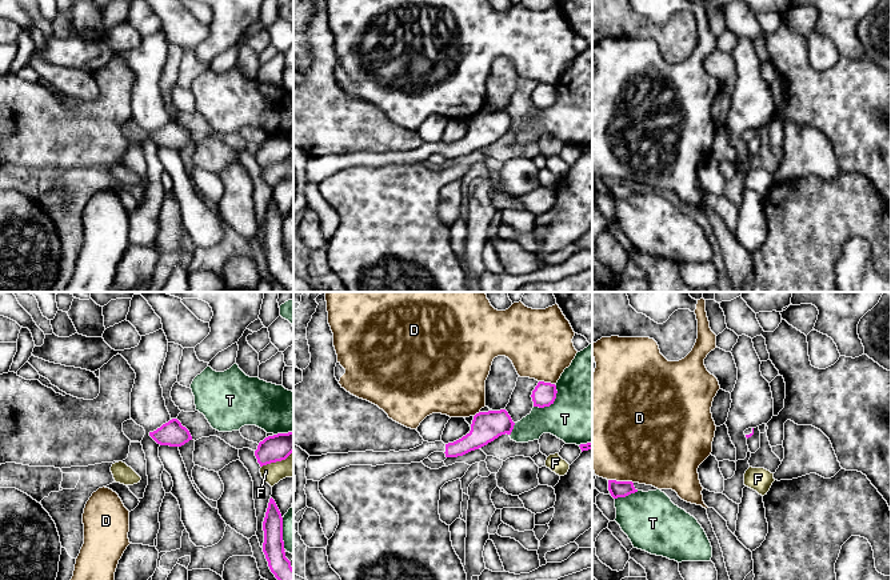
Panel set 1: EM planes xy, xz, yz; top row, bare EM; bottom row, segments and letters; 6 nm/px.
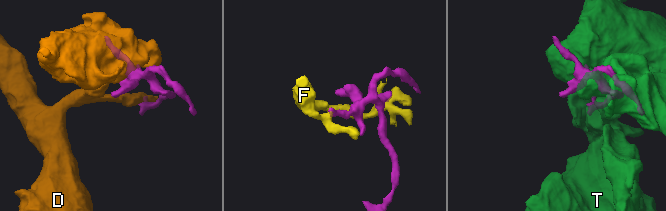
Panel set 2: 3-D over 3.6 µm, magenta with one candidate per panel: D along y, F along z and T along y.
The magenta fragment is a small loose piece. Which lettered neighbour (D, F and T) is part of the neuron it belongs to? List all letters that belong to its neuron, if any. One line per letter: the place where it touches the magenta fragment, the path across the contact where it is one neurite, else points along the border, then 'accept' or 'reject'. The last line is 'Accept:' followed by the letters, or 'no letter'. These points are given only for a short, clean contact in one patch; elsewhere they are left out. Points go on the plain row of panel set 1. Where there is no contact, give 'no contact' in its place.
D: meets magenta in yz at (620, 183); reject
F: meets magenta in xy at (276, 162); border along xy (292, 152), (284, 160), (262, 168); reject
T: meets magenta in xz at (551, 104); reject
Accept: no letter

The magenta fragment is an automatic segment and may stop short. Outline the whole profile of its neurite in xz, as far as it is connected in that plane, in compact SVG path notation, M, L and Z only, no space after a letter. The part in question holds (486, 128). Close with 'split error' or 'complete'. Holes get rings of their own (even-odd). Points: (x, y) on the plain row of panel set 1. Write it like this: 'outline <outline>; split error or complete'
outline M506 111L479 113L474 117L471 132L462 140L444 145L423 143L409 152L389 153L348 153L309 157L307 161L307 181L320 183L325 177L349 167L384 167L420 164L433 153L444 153L446 159L463 157L494 143L502 136L511 136L515 124Z; split error

